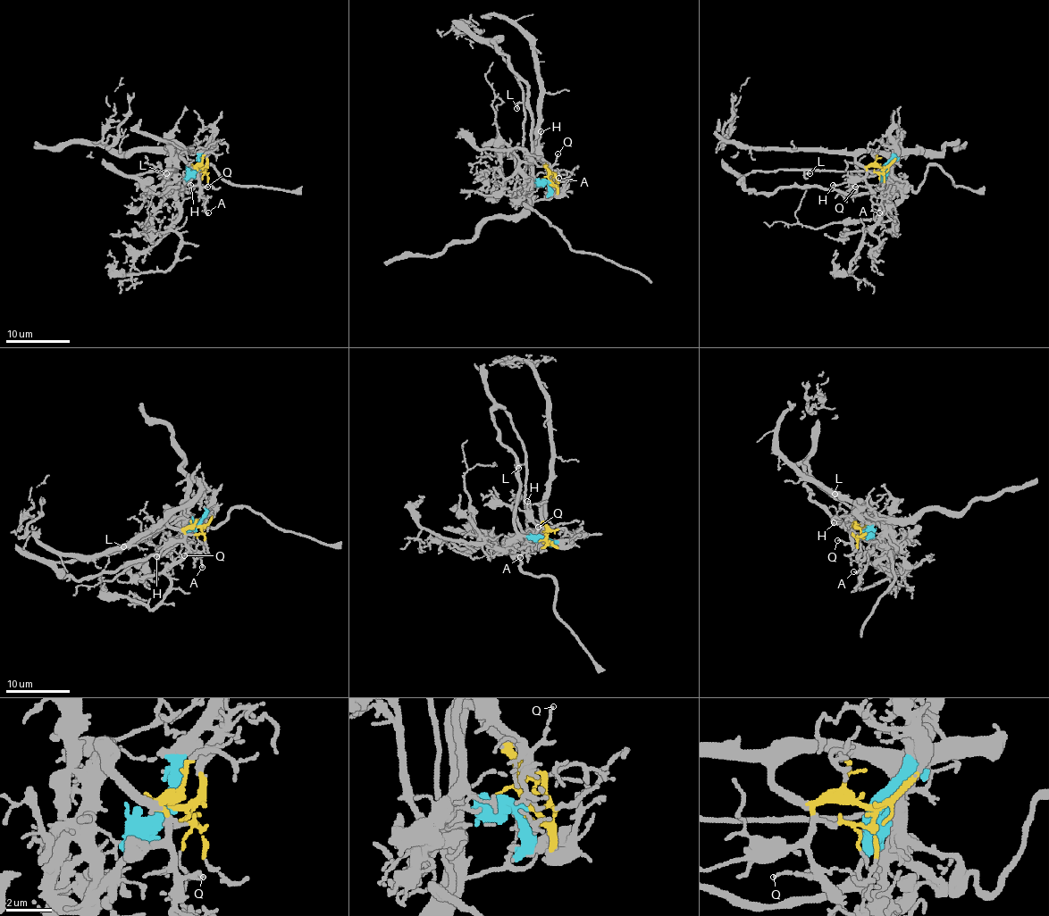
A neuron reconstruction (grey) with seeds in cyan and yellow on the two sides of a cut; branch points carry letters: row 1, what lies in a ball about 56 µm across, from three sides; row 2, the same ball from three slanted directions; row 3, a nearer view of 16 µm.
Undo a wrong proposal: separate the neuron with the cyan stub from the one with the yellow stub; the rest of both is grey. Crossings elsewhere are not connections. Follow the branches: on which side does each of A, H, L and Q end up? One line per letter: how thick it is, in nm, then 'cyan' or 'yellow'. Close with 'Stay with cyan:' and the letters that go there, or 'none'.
A: 110 nm | yellow
H: 160 nm | yellow
L: 120 nm | cyan
Q: 90 nm | yellow
Stay with cyan: L

